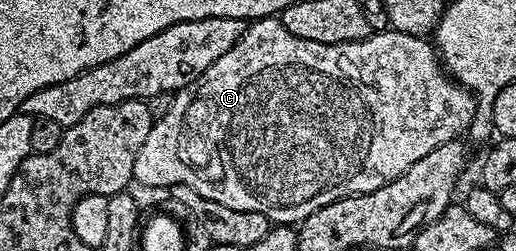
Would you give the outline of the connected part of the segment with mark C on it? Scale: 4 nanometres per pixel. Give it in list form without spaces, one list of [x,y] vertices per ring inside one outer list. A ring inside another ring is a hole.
[[[278,17],[261,18],[248,25],[241,40],[237,40],[237,44],[233,44],[233,48],[229,48],[229,52],[225,52],[217,64],[210,66],[202,76],[193,80],[193,84],[175,94],[173,108],[169,108],[165,116],[152,121],[149,136],[145,136],[145,144],[141,144],[141,152],[137,152],[137,160],[133,164],[134,181],[168,188],[188,186],[201,192],[205,200],[225,204],[225,208],[261,212],[261,216],[273,224],[298,224],[317,212],[317,208],[325,208],[325,204],[353,198],[357,194],[368,194],[397,180],[397,176],[417,164],[421,156],[429,156],[433,148],[441,148],[441,144],[466,135],[474,118],[474,110],[475,95],[447,73],[436,47],[426,37],[388,28],[356,42],[317,44],[317,40],[301,40],[301,36],[293,36],[293,32],[289,32]]]

